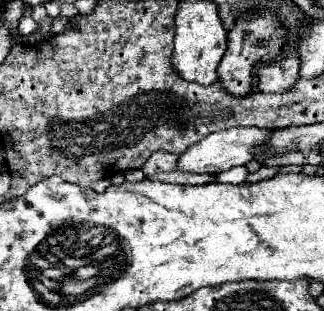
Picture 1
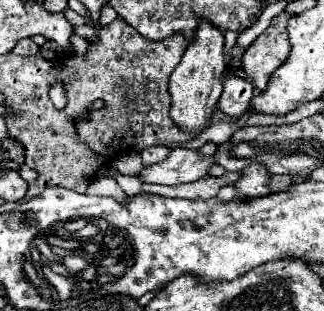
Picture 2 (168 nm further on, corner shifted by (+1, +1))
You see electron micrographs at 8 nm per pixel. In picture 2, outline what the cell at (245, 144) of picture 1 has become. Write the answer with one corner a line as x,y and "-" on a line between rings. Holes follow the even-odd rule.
172,149
162,163
142,167
138,177
144,183
158,183
158,185
192,183
200,177
206,177
210,165
214,165
214,157
204,159
198,155
198,151

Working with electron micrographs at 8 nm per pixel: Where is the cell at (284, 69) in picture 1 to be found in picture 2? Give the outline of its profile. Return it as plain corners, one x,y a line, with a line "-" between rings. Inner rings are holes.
280,13
274,17
270,27
242,55
242,69
254,87
258,87
258,91
266,89
270,75
290,55
290,41
286,33
290,17
290,13

